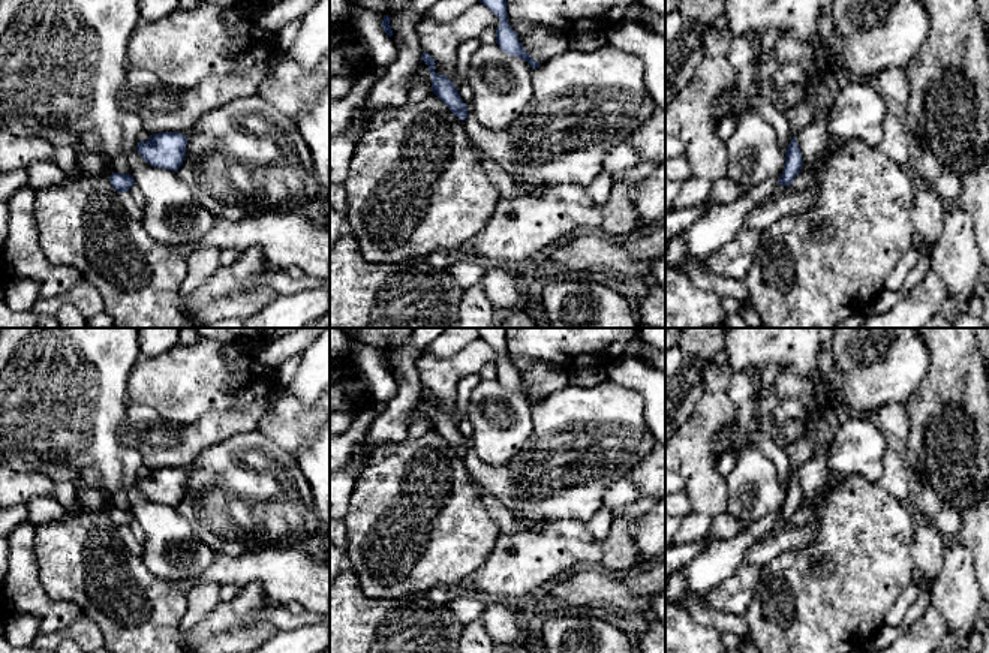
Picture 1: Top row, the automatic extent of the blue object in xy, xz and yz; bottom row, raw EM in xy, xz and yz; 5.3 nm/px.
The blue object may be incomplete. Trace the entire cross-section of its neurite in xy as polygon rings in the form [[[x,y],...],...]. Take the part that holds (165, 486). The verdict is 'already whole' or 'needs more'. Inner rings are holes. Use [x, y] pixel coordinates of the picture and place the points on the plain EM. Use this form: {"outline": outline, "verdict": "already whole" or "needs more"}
{"outline": [[[178,467],[153,469],[147,476],[139,476],[136,485],[151,502],[177,506],[186,490],[186,470]]], "verdict": "already whole"}

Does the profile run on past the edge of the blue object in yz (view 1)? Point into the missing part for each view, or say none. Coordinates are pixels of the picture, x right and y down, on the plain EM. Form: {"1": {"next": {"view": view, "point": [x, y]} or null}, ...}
{"1": {"next": null}}

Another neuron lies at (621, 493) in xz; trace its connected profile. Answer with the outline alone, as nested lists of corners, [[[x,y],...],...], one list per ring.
[[[628,478],[611,482],[604,491],[604,506],[608,509],[631,505],[638,499],[638,490]]]

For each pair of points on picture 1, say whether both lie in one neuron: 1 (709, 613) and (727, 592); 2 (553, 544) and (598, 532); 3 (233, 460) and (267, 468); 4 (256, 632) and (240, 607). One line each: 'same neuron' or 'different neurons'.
1: different neurons
2: different neurons
3: same neuron
4: different neurons

